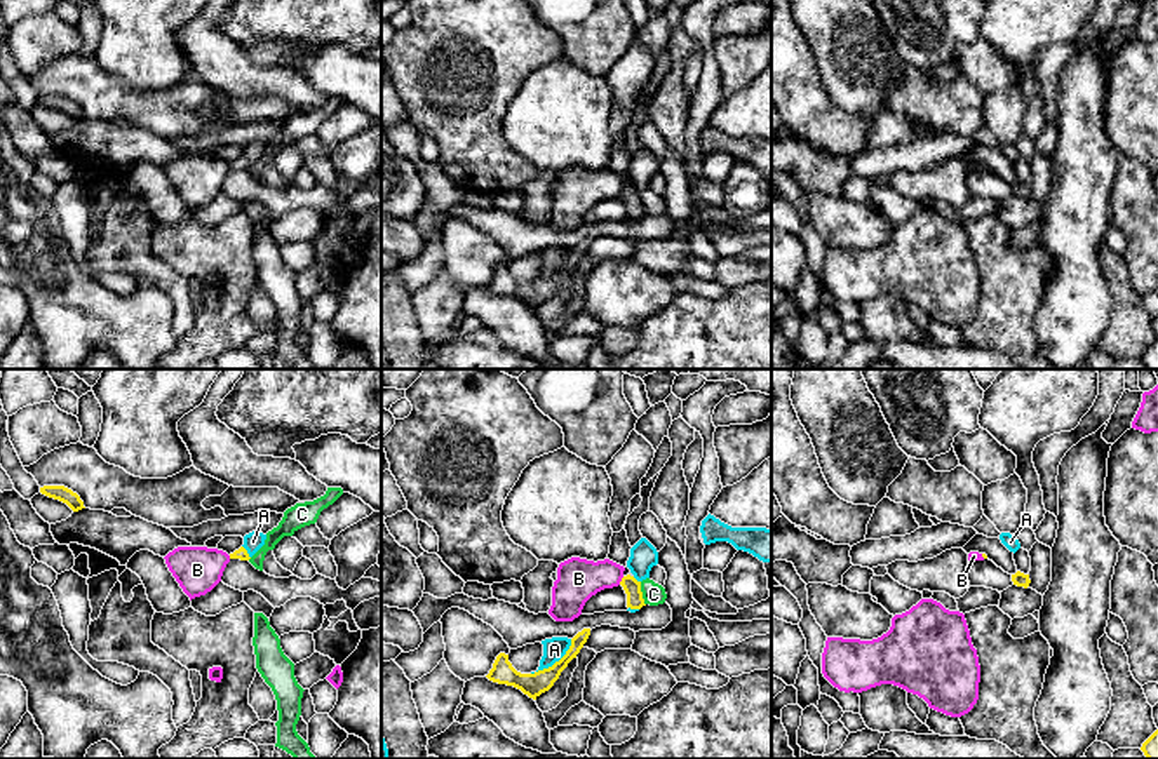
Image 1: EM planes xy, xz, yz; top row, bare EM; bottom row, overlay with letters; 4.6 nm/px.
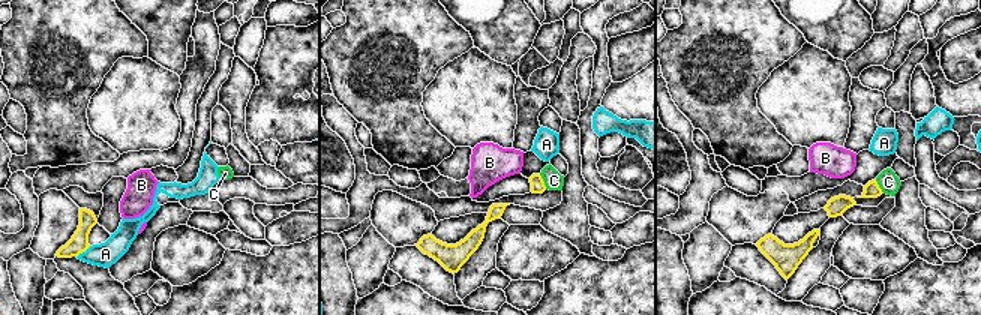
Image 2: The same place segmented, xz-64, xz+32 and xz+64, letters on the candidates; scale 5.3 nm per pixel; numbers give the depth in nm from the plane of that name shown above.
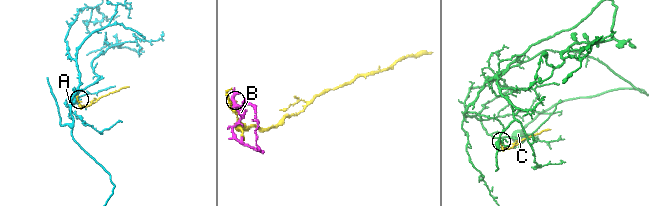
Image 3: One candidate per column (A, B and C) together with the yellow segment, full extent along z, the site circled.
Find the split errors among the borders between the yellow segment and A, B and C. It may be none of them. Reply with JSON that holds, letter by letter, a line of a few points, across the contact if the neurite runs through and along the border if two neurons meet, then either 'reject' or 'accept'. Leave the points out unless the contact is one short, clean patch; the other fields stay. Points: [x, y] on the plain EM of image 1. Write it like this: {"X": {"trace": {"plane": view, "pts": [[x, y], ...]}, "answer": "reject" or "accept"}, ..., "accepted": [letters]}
{"A": {"answer": "reject"}, "B": {"trace": {"plane": "xz", "pts": [[624, 187], [619, 194]]}, "answer": "reject"}, "C": {"trace": {"plane": "xz", "pts": [[639, 192], [645, 214]]}, "answer": "reject"}, "accepted": []}

